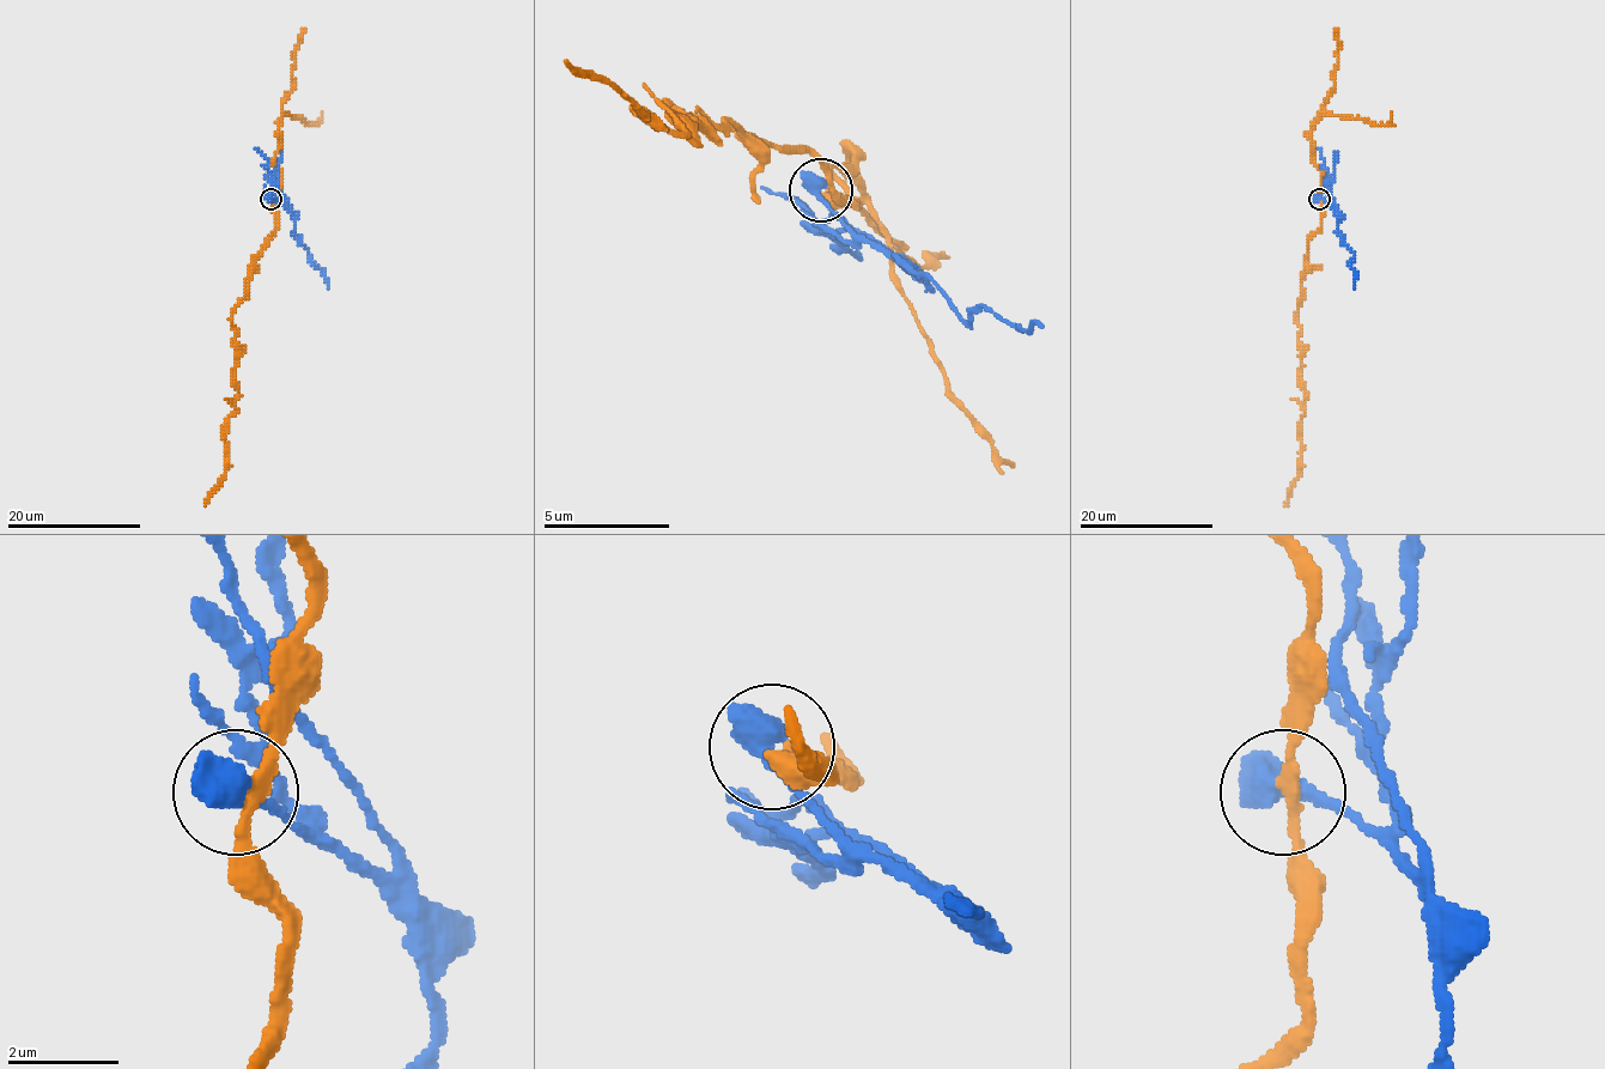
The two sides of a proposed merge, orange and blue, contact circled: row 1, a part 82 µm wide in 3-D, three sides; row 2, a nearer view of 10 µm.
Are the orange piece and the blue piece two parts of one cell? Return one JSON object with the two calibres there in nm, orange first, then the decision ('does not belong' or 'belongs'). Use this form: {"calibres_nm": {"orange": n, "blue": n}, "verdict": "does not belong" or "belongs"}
{"calibres_nm": {"orange": 200, "blue": 600}, "verdict": "does not belong"}

